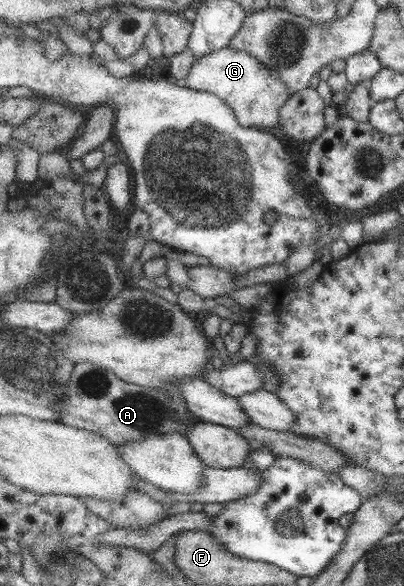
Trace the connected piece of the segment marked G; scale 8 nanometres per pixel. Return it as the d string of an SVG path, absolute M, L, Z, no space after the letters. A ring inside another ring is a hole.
M230 46L195 59L184 79L184 86L218 95L236 113L242 126L259 126L266 130L279 131L281 106L291 97L288 85L276 77L264 62L257 61L251 53Z

